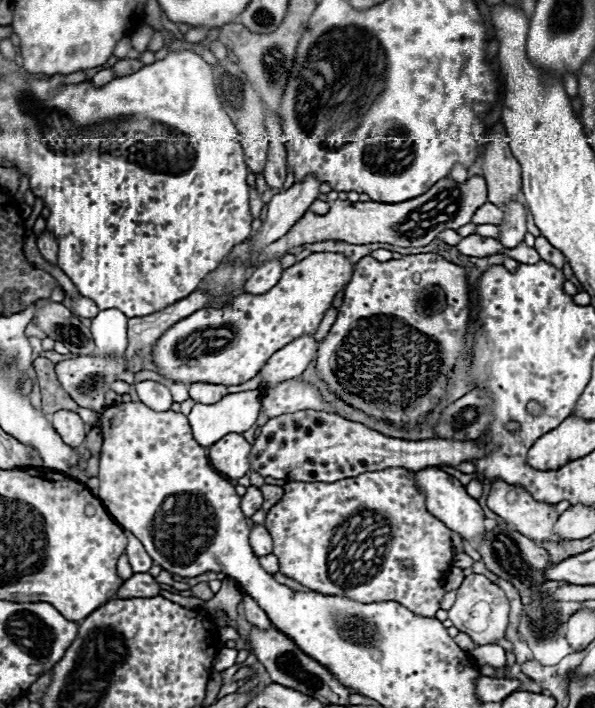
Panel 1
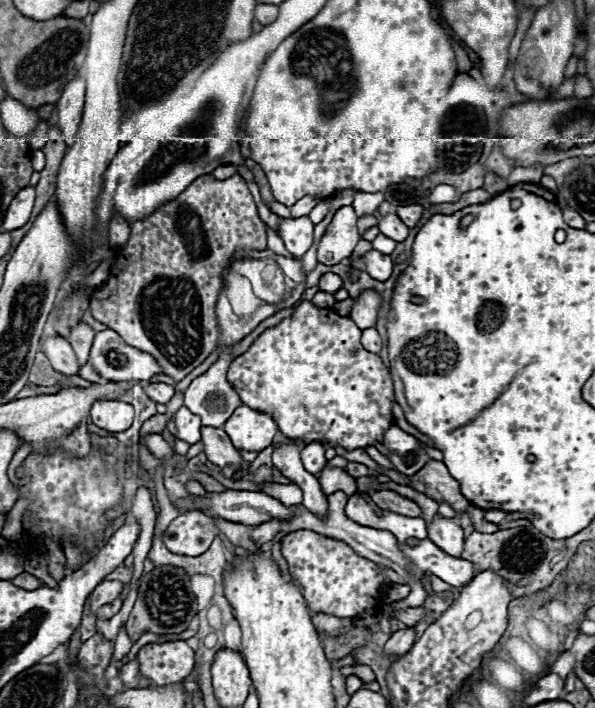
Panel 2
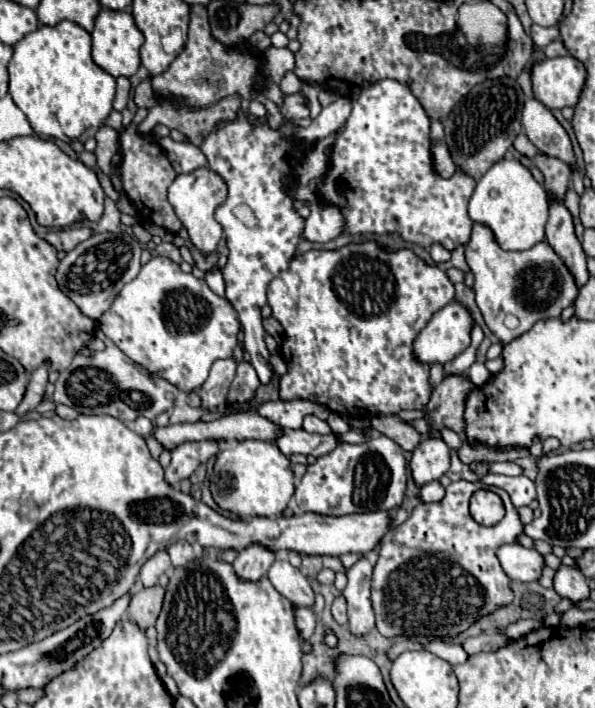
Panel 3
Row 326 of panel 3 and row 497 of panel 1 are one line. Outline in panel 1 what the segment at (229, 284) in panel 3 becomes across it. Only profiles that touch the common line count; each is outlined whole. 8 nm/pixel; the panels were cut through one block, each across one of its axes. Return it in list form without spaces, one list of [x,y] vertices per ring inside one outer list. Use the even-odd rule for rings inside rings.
[[[250,486],[250,488],[246,490],[246,494],[242,496],[242,512],[244,512],[246,516],[252,516],[256,510],[262,508],[262,502],[264,502],[262,492],[260,492],[258,488]]]

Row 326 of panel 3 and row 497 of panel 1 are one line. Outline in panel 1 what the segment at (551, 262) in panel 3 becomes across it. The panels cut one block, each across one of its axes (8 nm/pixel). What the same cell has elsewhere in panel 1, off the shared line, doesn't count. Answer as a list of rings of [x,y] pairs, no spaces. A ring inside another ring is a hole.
[[[502,480],[492,482],[488,494],[488,506],[492,512],[502,516],[508,528],[532,538],[534,542],[552,540],[552,526],[556,522],[556,510],[552,504],[536,504],[524,490],[504,484]]]

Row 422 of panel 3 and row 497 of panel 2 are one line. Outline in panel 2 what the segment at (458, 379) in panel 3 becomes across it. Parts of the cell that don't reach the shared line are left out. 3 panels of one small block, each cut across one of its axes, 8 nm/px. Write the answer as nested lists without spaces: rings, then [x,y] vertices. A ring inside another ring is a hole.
[[[428,460],[424,464],[424,468],[412,476],[410,486],[414,490],[426,494],[428,498],[452,504],[454,510],[466,512],[466,508],[470,506],[470,502],[464,500],[464,496],[460,494],[460,484],[456,484],[456,480],[452,480],[444,462],[440,462],[440,460]]]

